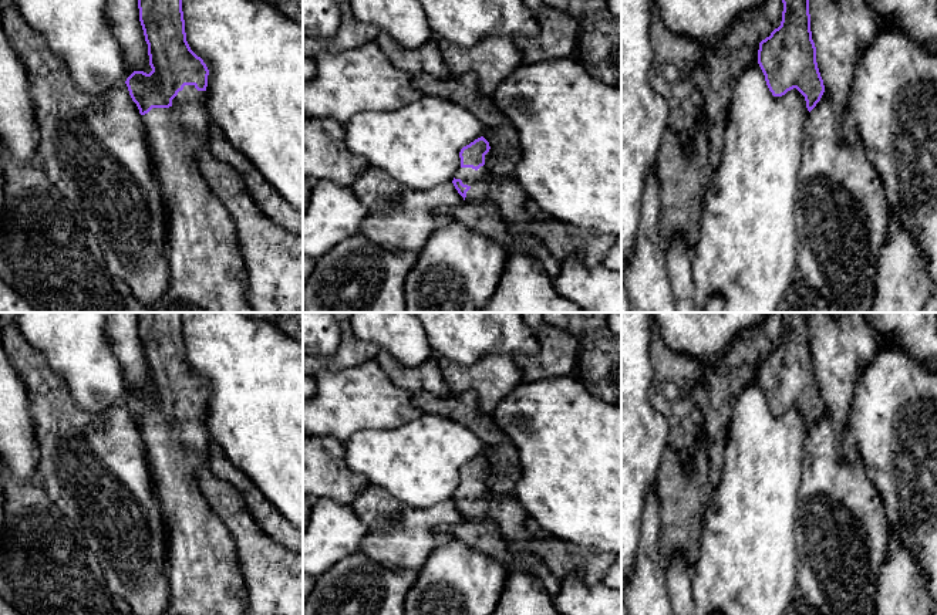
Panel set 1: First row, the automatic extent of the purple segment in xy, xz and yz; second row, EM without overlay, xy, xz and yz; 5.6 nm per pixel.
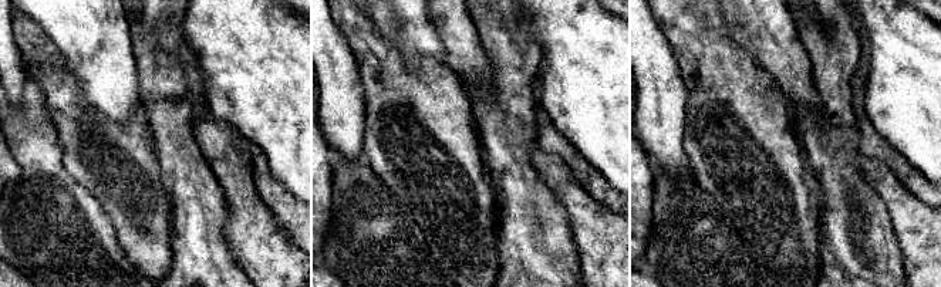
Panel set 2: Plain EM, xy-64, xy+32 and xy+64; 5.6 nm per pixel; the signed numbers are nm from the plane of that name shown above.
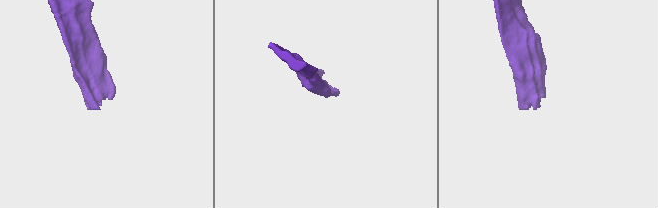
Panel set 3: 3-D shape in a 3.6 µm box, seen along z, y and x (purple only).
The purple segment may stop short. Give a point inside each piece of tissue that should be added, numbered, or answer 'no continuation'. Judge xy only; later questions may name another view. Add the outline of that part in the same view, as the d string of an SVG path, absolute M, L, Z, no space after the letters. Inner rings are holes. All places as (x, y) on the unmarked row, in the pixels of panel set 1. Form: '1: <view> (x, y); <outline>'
1: xy (204, 575); M185 403L169 426L152 426L141 433L154 491L168 528L168 606L161 615L246 615L246 588L235 541L200 493L198 480L212 447L205 418L205 409Z

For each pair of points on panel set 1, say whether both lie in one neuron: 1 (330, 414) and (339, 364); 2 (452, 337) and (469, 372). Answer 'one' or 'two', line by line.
1: two
2: two

